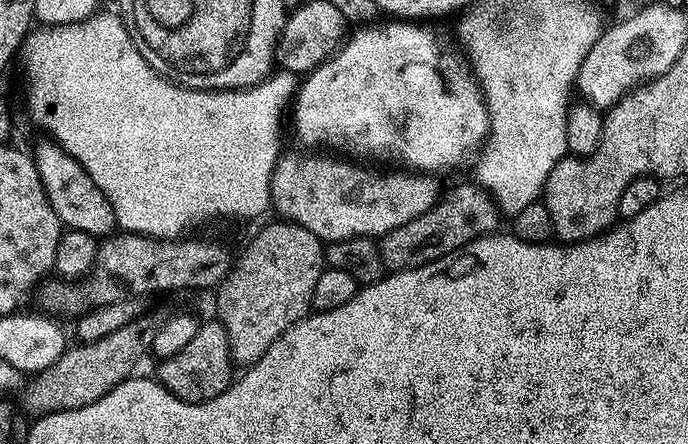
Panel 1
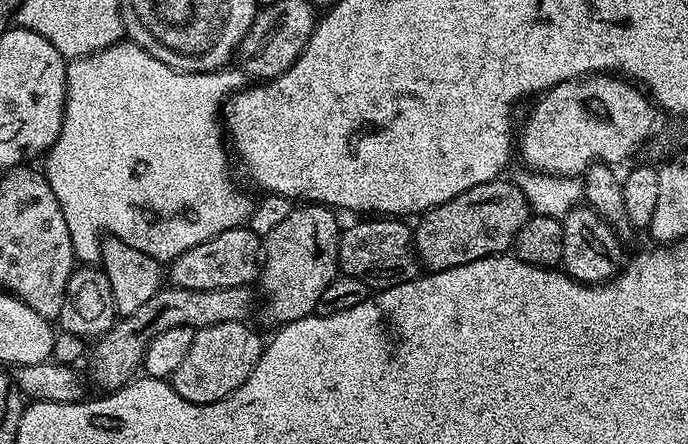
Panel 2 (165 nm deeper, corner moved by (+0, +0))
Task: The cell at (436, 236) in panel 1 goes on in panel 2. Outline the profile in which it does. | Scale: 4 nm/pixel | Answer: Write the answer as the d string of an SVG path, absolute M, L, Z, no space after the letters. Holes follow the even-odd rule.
M504 179L470 186L470 190L450 198L450 202L442 202L415 221L416 259L423 267L425 264L428 272L450 270L466 262L478 262L478 258L499 256L515 245L518 230L527 222L530 209L519 186L511 179Z

